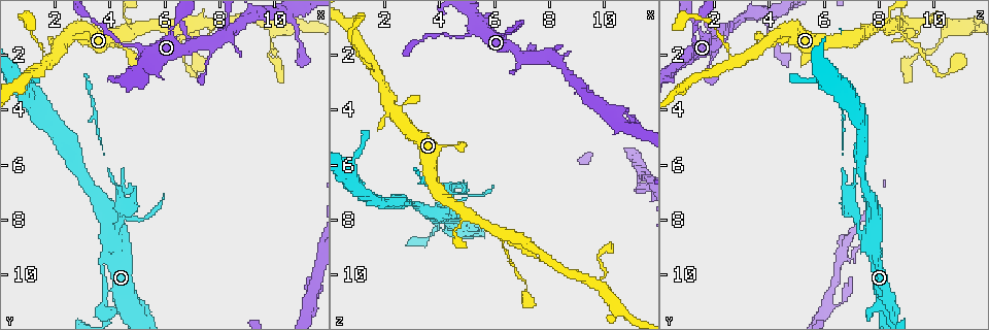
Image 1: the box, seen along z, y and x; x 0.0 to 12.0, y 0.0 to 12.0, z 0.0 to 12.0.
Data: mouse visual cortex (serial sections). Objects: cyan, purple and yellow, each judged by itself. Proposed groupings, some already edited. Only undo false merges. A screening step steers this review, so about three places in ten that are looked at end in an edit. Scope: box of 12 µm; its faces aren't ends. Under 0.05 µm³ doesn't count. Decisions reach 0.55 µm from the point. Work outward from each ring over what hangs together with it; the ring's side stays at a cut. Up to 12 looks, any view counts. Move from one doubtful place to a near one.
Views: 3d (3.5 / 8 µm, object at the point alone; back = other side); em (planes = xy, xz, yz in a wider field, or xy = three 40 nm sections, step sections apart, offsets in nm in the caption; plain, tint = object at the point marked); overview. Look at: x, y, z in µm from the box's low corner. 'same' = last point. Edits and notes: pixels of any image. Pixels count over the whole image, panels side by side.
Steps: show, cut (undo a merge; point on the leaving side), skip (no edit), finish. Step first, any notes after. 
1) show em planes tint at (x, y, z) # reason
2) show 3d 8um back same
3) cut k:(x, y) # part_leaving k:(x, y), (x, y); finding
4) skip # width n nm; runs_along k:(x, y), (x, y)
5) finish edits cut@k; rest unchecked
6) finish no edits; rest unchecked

show 3d 3.5um at (3.7, 10.9, 8.0) # sudden change in width

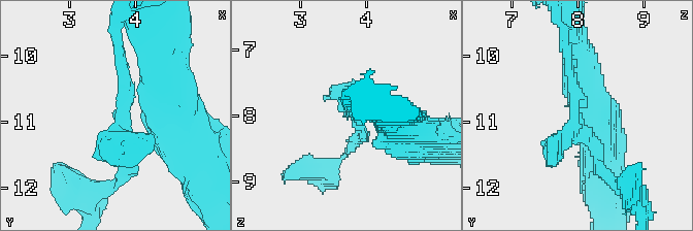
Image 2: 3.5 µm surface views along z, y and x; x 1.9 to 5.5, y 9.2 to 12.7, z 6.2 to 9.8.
show em planes tint at (3.80, 10.90, 7.95)

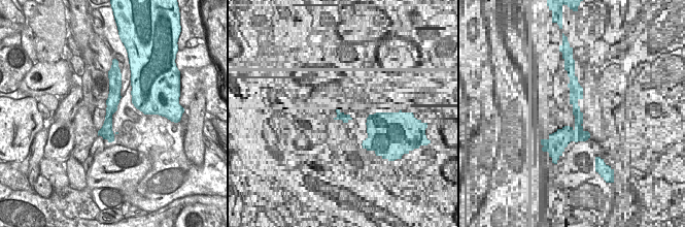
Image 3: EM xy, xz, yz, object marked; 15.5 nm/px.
skip # runs_along 2:(579, 63), (575, 123), (552, 141); one cell here

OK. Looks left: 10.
show 3d 3.5um at (4.1, 8.9, 7.7) # narrows sharply

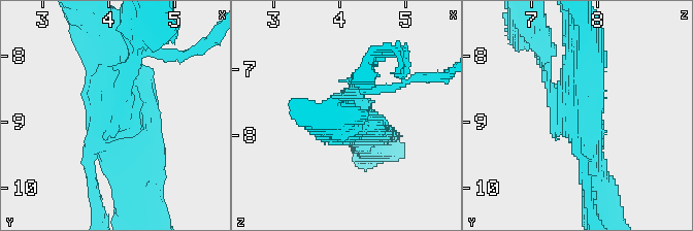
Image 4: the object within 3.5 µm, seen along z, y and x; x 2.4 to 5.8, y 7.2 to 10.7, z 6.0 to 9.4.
show em planes tint at (4.10, 8.90, 7.75) # now the EM

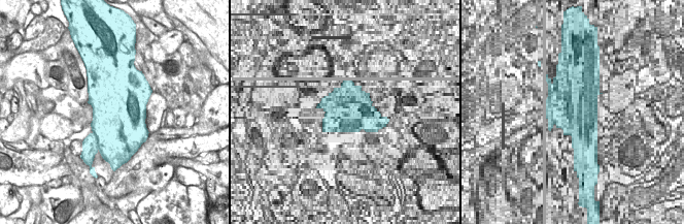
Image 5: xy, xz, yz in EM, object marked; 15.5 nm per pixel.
show em xy step 3 tint same # cut it another way

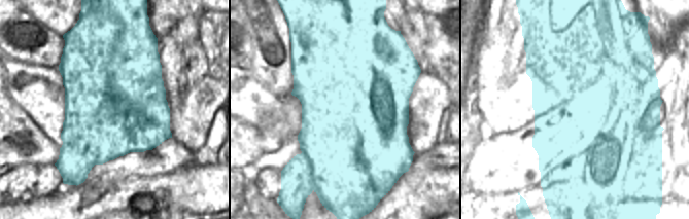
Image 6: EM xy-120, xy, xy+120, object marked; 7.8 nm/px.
skip # width 900 nm; runs_along 4:(125, 160), (102, 27); one cell here

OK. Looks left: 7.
show 3d 8um at (4.2, 6.9, 6.8) # sudden change in width

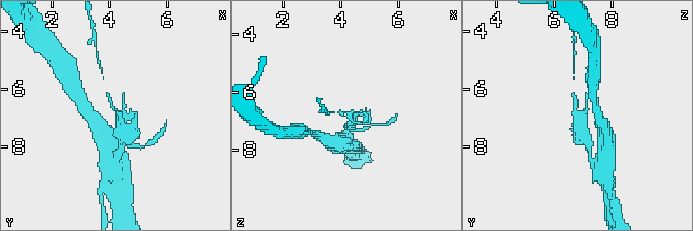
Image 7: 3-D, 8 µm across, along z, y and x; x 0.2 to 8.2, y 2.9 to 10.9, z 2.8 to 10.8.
show em xy step 1 tint at (4.3, 6.9, 6.9)

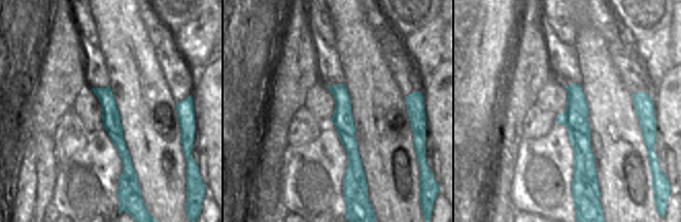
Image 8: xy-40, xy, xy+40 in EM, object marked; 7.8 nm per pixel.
skip # continuous, no second cell

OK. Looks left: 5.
show 3d 3.5um at (6.3, 0.9, 8.5) # a narrow waist

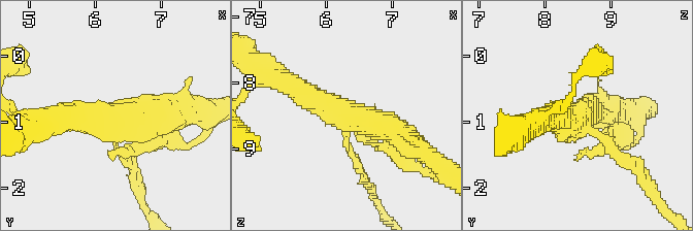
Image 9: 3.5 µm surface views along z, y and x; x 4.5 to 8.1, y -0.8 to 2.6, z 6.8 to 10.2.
show em xy step 5 tint at (6.30, 0.95, 8.50) # arms 3; arm_widths 100, 350, 450 nm; shape alone is not enough

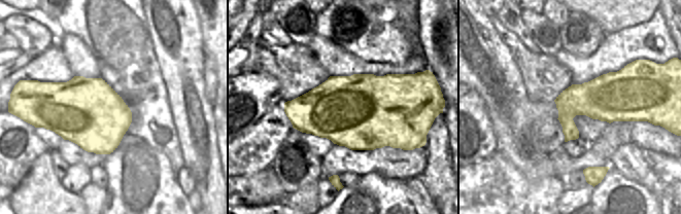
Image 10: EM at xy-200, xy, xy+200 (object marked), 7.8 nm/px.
show em xy step 1 tint same

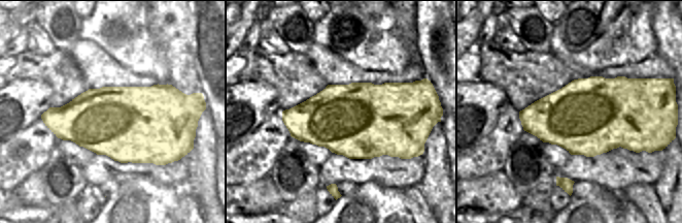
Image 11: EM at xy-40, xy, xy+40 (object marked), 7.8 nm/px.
skip # all the same cell

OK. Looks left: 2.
show 3d 3.5um back at (4.4, 1.5, 1.4) # thick turns thin

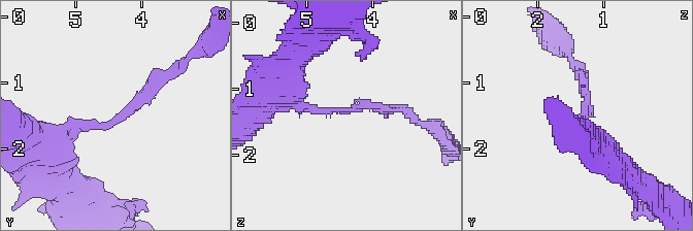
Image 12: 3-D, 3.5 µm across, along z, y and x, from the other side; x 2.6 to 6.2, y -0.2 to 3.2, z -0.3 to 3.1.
show em xy step 1 tint at (4.35, 1.50, 1.35) # arm_widths 150, 150 nm; shape alone is not enough

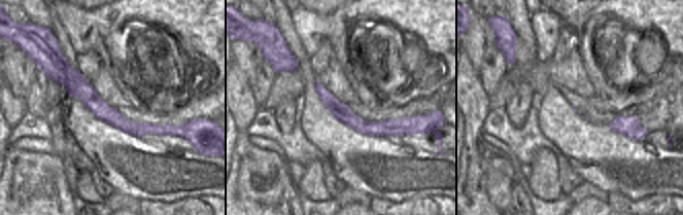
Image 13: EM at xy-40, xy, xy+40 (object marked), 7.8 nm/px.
cut 12:(137, 103) # part_leaving 12:(106, 122), (122, 116), (186, 59); a second cell is stuck on

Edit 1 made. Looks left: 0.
finish edits cut@12; rest unchecked

